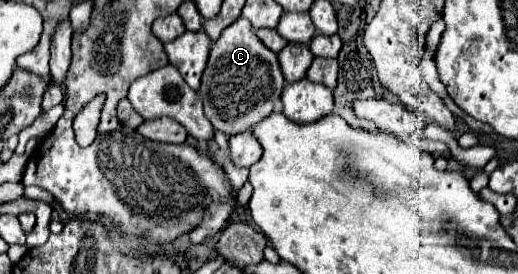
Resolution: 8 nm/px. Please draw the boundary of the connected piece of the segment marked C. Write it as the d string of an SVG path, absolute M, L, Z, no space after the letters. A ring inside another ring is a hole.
M239 17L215 43L211 43L199 95L203 99L205 117L211 121L211 125L231 137L251 131L251 127L263 121L273 111L275 101L281 97L283 85L285 79L281 75L277 55L257 39L251 23Z

